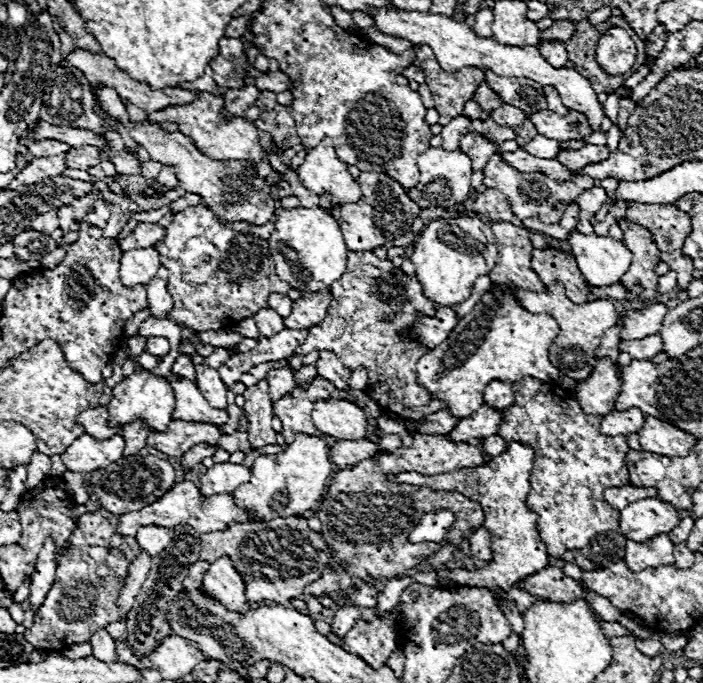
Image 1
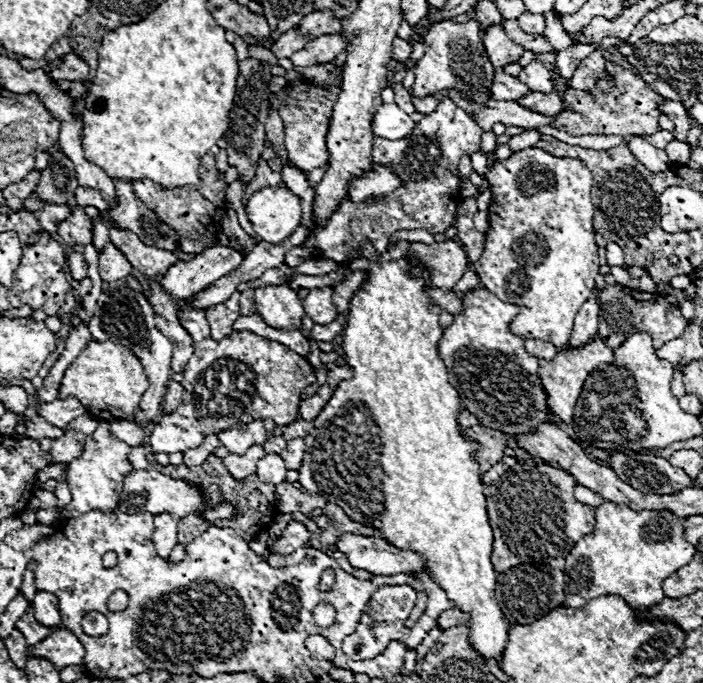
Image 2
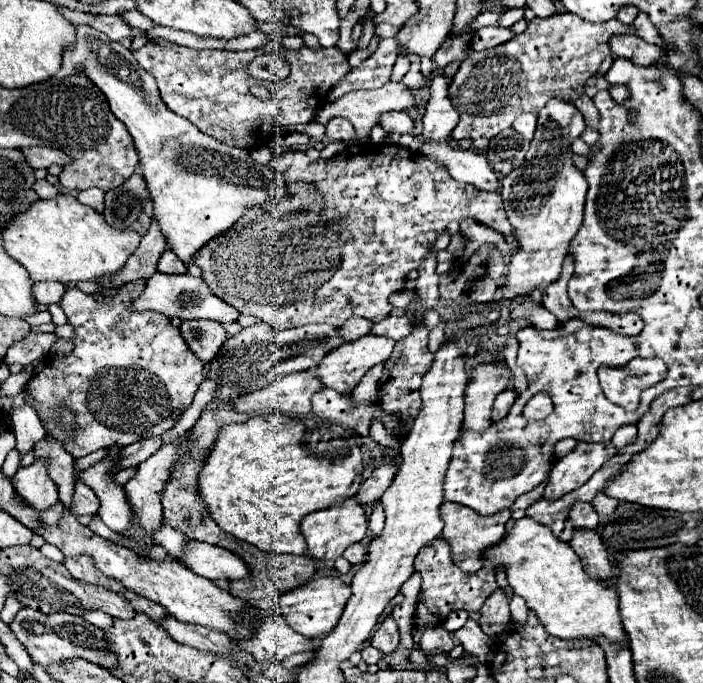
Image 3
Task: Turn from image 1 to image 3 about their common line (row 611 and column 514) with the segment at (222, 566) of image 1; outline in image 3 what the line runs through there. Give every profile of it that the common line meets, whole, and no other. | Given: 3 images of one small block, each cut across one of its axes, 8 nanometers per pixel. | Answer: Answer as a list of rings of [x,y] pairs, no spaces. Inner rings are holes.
[[[352,144],[328,160],[310,160],[304,152],[290,150],[274,158],[270,166],[282,174],[290,188],[290,208],[274,206],[268,210],[266,206],[250,210],[226,234],[210,240],[194,256],[194,262],[202,268],[204,282],[218,298],[226,300],[240,314],[258,316],[278,332],[314,322],[340,326],[352,316],[362,316],[372,322],[384,320],[392,310],[388,296],[404,288],[406,274],[420,266],[450,220],[474,218],[512,238],[512,244],[516,244],[514,228],[506,218],[504,202],[498,192],[482,192],[472,188],[472,184],[460,184],[430,156],[398,144]],[[310,182],[318,186],[322,202],[308,200],[306,184]]]

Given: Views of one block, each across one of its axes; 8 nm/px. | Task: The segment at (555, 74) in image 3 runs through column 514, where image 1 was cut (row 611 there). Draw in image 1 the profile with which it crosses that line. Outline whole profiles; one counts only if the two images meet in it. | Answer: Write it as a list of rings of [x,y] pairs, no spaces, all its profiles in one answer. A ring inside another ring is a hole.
[[[94,510],[78,518],[76,530],[68,540],[66,550],[58,556],[56,582],[52,584],[44,604],[36,610],[34,626],[24,632],[24,638],[28,638],[28,642],[36,650],[60,652],[70,644],[88,642],[96,630],[106,628],[110,622],[116,622],[120,618],[116,598],[128,574],[130,560],[136,558],[140,546],[134,538],[122,538],[120,546],[112,546],[110,540],[116,534],[116,528],[118,528],[118,516],[108,514],[106,510]],[[90,546],[108,548],[106,556],[108,576],[98,576],[98,562],[88,556]]]

